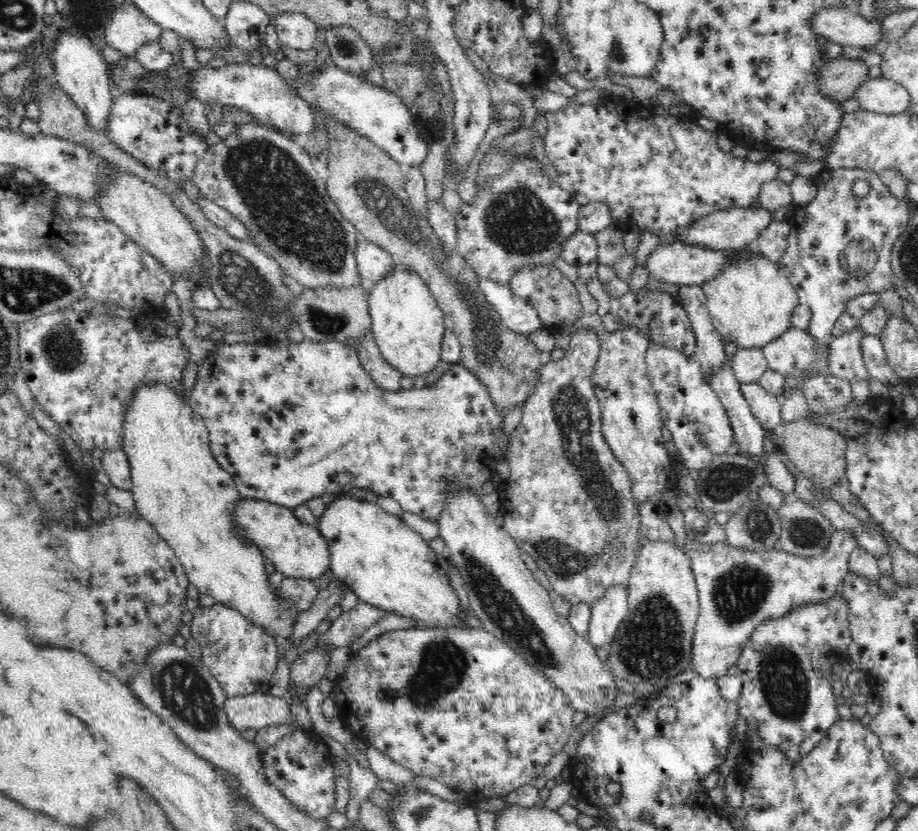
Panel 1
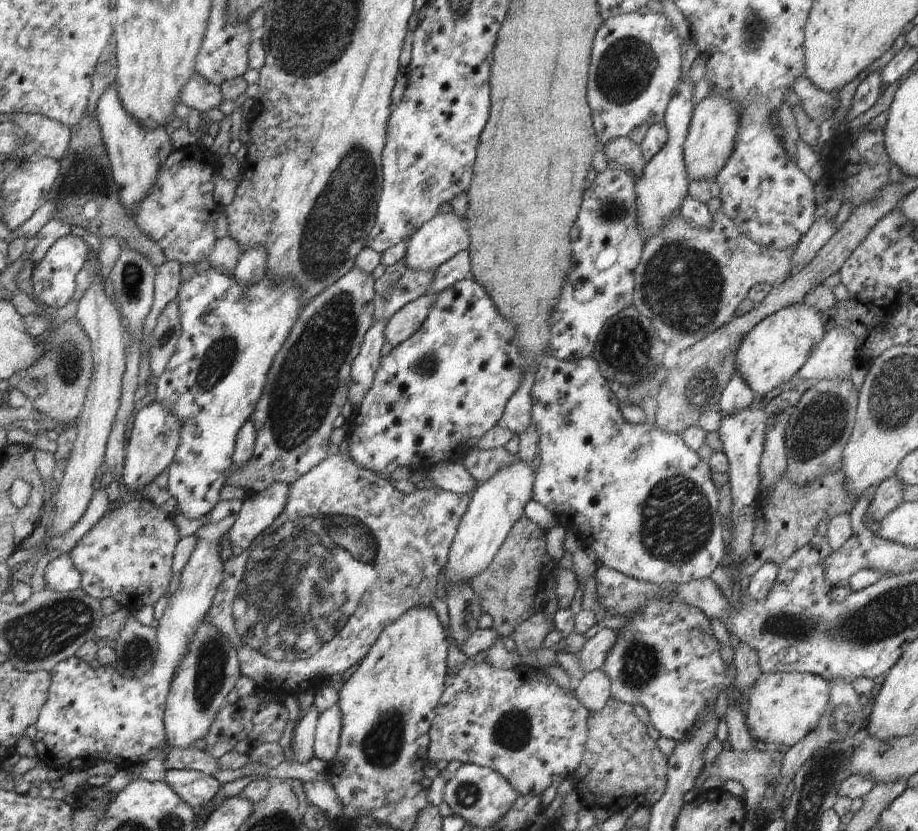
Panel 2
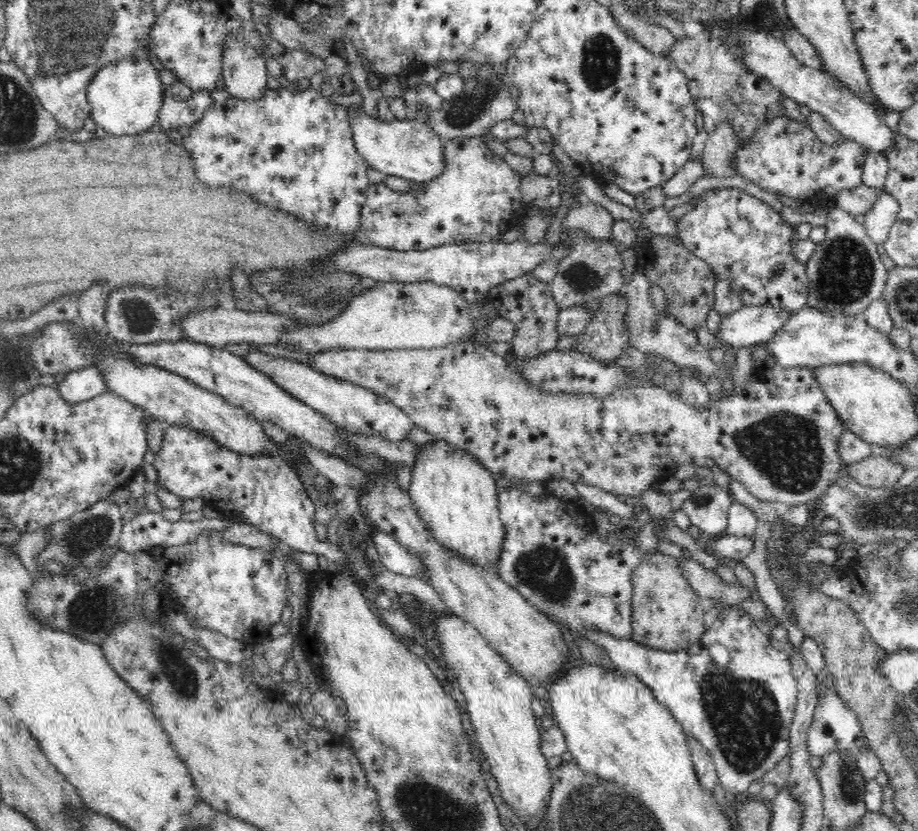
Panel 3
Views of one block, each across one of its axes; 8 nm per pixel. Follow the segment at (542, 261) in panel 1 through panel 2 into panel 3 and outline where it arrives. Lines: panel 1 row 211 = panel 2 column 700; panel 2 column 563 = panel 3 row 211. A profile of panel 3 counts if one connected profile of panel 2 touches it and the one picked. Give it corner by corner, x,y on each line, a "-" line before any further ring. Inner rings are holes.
482,136
458,137
445,142
442,159
446,159
446,166
441,176
407,192
394,191
384,183
369,186
358,228
362,242
399,252
429,250
444,244
490,244
500,242
504,232
514,229
519,220
527,216
530,206
522,201
523,177
504,161
504,157
494,155

